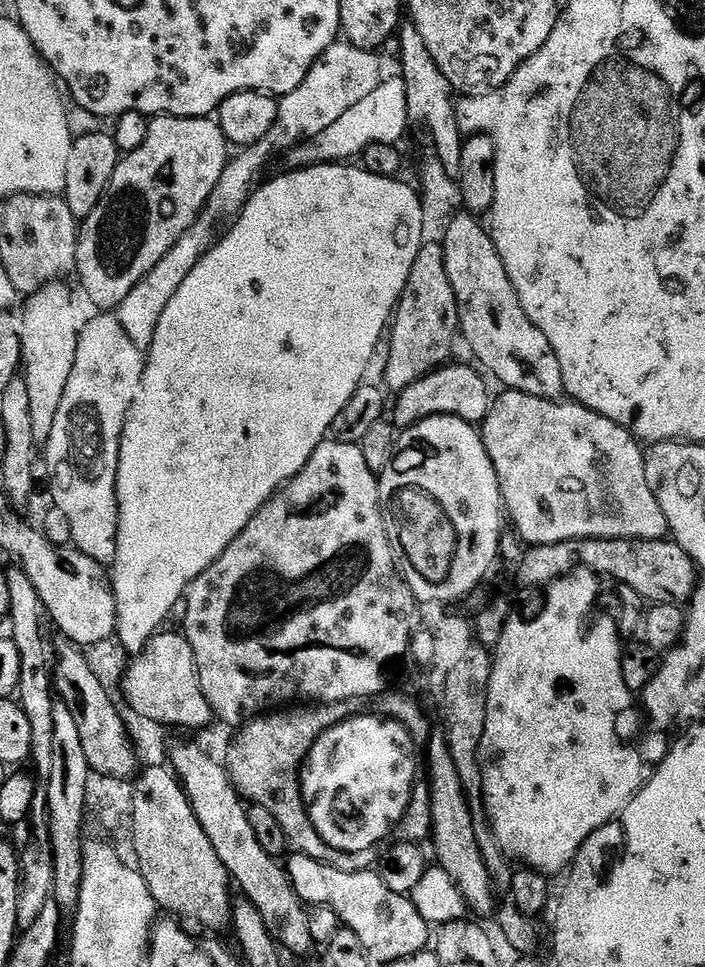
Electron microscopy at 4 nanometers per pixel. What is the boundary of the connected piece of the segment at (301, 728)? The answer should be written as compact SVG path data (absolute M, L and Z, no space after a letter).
M367 699L343 700L333 704L313 703L311 706L288 706L283 710L272 710L267 714L261 714L247 721L237 731L241 732L233 738L232 745L228 748L228 760L226 759L228 776L232 783L236 785L236 791L240 793L245 801L251 802L253 805L258 804L266 807L274 814L274 817L278 818L278 823L285 832L287 843L292 848L296 847L296 852L299 855L321 860L324 864L341 868L347 872L362 872L371 869L373 867L371 860L373 857L366 852L339 852L334 850L324 841L322 834L318 834L318 830L314 830L314 822L310 822L310 814L304 805L304 796L300 793L300 770L304 760L310 754L314 742L318 742L321 734L333 728L335 724L349 720L351 716L365 713L369 709L367 708L368 704Z

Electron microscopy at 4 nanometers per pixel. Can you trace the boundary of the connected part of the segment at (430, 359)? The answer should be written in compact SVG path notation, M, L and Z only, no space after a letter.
M424 244L418 250L418 258L414 258L414 266L410 270L410 278L406 282L406 290L400 296L400 303L396 305L395 313L390 321L390 335L386 340L386 348L388 344L388 361L384 364L384 384L383 387L387 389L389 393L392 391L392 394L399 394L400 392L406 390L414 382L418 382L423 376L429 375L436 369L440 368L443 365L449 363L450 358L448 355L452 352L452 343L455 340L458 340L458 329L460 326L459 322L459 310L458 302L455 300L454 290L451 289L450 278L446 274L446 258L444 257L444 246L443 244Z

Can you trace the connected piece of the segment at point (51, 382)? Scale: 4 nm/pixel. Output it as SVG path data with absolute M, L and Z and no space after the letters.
M63 283L51 285L50 290L31 293L24 304L24 318L19 325L22 375L30 396L30 417L35 439L45 442L50 438L54 420L62 406L66 386L70 382L70 370L74 370L74 358L78 350L81 325L76 324L76 308L72 296Z

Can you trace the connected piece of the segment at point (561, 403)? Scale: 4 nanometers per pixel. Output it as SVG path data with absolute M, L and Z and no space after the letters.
M509 390L501 391L501 393L500 397L497 395L491 401L491 408L482 423L482 435L486 454L490 454L490 462L498 474L500 494L507 519L509 521L512 519L512 524L516 527L517 534L525 540L525 545L557 544L567 540L663 540L669 535L666 514L662 514L662 506L658 506L658 498L654 498L650 490L650 482L646 482L645 449L641 441L637 440L632 433L618 426L618 422L610 422L610 418L568 398L547 400Z

